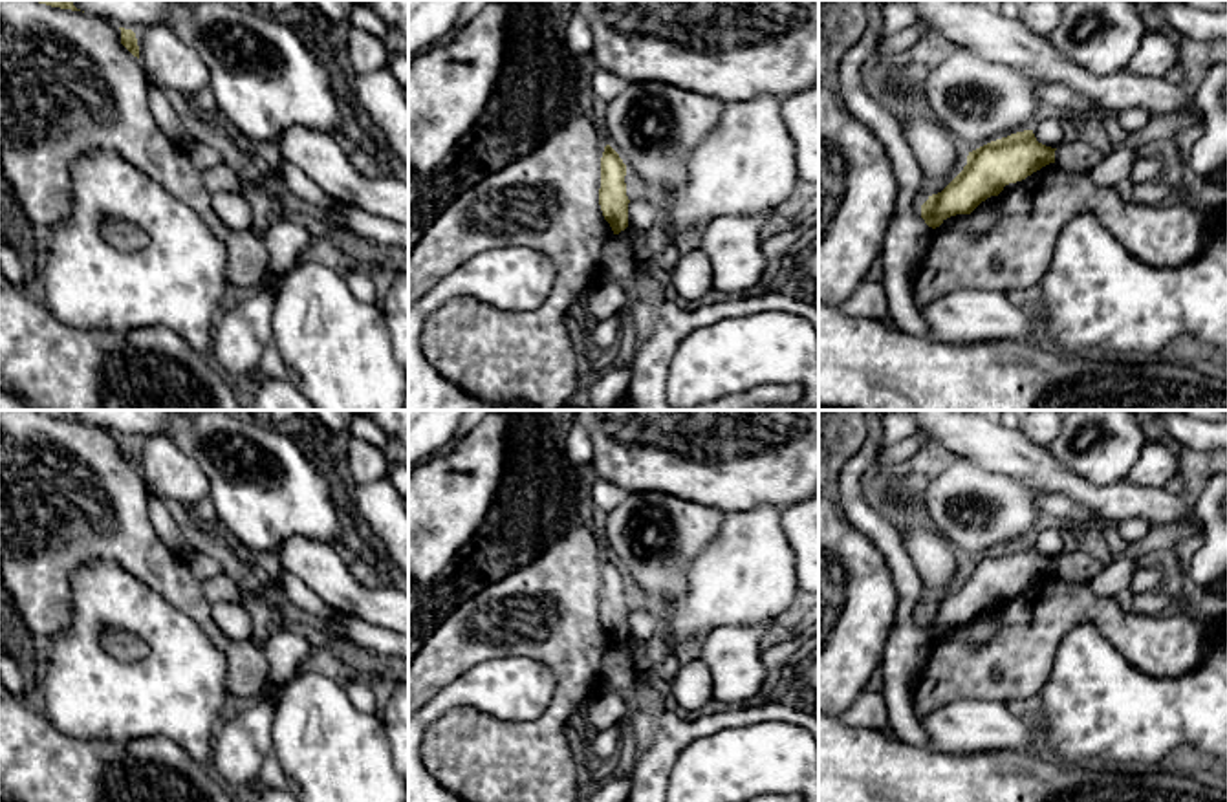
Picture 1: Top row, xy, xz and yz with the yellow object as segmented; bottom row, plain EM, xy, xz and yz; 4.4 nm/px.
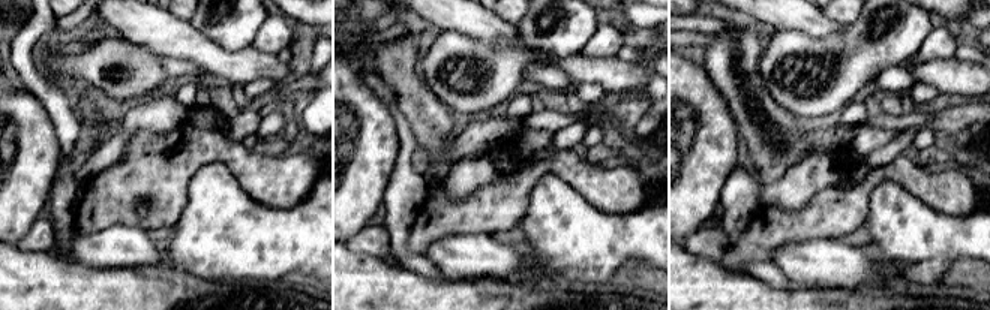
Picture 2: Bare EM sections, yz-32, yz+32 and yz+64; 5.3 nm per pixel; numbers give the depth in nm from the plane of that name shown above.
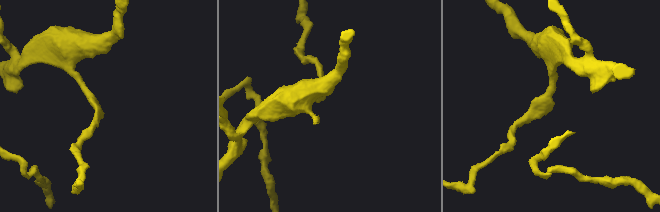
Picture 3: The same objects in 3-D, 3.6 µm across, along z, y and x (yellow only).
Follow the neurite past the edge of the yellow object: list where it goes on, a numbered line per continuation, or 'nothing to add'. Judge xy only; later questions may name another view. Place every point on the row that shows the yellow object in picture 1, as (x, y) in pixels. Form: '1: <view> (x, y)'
nothing to add

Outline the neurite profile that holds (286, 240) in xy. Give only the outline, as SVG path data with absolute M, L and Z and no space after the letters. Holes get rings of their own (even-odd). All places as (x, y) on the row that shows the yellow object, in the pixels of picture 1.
M295 212L280 214L258 233L269 255L269 280L278 280L309 258L309 231Z

